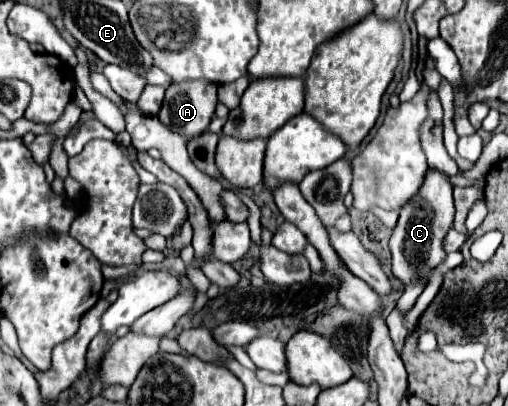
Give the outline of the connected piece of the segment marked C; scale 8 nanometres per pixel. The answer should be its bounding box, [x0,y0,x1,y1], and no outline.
[390,170,454,282]

